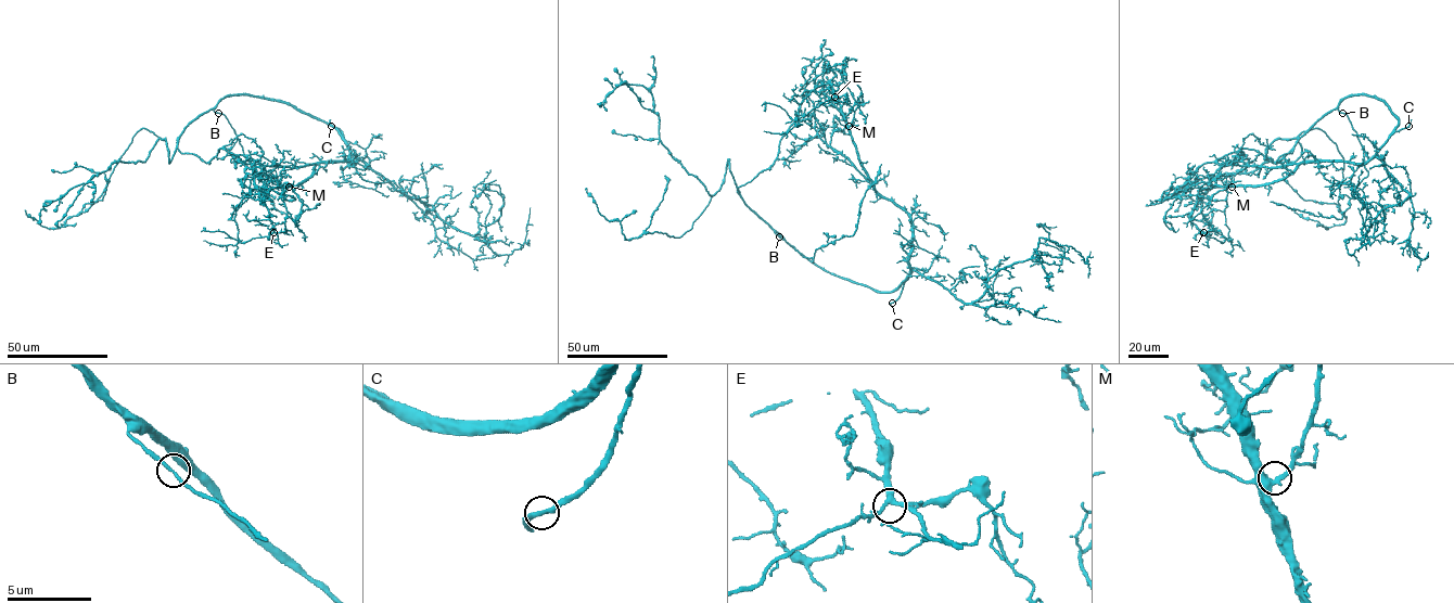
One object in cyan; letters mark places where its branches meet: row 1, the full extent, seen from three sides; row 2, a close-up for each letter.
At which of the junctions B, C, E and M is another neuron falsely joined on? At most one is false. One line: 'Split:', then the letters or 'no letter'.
Split: no letter

